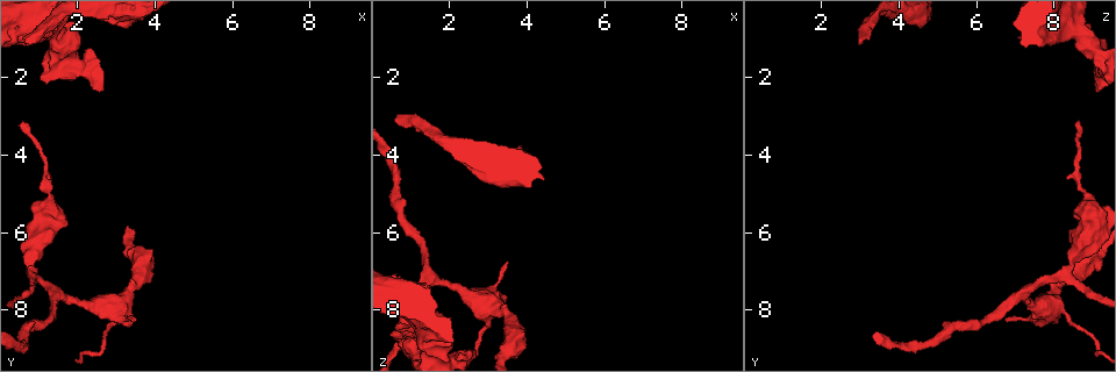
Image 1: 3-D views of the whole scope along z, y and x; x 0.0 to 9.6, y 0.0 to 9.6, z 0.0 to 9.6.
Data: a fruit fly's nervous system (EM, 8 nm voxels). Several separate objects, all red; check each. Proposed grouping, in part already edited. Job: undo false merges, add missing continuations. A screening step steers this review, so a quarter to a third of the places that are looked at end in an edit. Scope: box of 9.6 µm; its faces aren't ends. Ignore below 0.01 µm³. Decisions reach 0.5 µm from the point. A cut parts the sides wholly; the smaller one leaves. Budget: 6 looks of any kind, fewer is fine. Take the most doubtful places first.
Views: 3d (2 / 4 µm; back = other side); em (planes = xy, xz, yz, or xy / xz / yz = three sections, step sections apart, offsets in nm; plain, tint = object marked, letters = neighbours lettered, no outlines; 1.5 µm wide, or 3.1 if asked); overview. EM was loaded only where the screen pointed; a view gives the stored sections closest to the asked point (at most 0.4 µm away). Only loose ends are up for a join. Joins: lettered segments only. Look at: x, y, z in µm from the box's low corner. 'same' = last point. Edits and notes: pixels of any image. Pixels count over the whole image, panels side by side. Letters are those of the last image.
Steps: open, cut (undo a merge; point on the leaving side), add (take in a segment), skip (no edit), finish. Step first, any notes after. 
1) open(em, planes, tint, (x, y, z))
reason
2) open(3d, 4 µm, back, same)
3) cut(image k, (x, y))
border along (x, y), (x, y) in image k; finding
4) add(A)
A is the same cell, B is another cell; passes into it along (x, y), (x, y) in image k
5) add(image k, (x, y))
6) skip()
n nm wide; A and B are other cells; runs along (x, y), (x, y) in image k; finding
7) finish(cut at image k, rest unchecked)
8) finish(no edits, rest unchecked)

open(3d, 4 µm, (0.65, 1.10, 2.95))
an open end

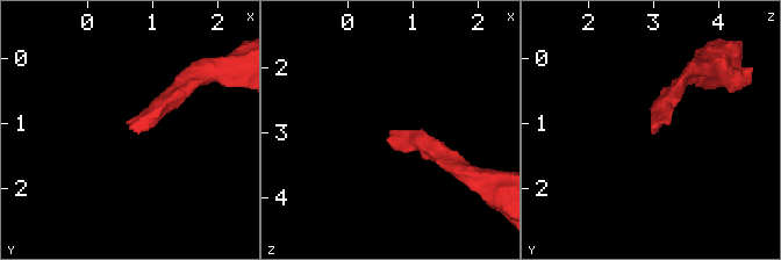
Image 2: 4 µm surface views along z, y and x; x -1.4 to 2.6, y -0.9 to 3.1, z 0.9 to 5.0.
open(em, planes, letters, (0.65, 1.10, 2.95))
need the tissue

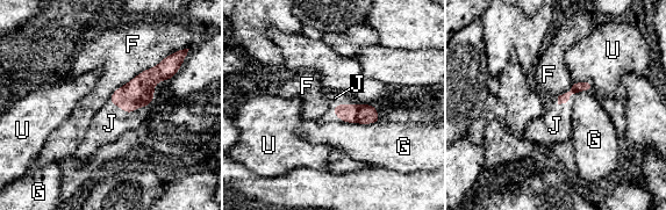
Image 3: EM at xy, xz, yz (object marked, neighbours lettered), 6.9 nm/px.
add(J)
J is the same cell, F, G and U are other cells; the cell continues

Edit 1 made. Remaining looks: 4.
open(overview)

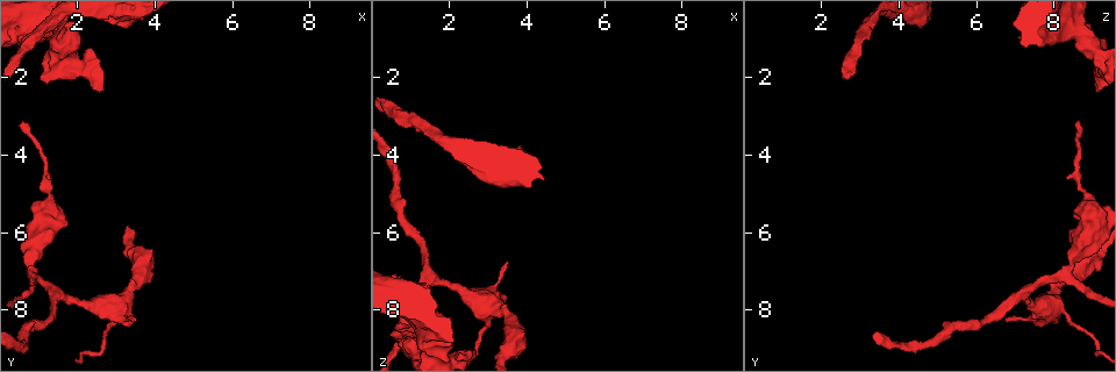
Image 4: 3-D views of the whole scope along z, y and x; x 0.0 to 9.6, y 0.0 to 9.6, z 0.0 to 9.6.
open(em, xy, step 4, tint, (3.50, 6.55, 9.05))
thick turns thin

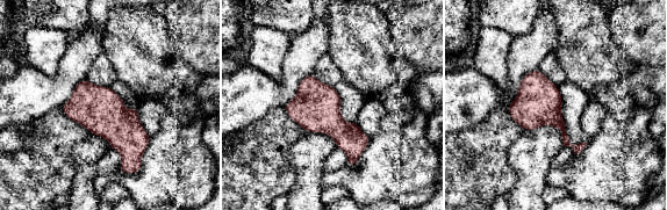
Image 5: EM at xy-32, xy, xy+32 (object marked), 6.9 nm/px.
open(em, planes, letters, same)

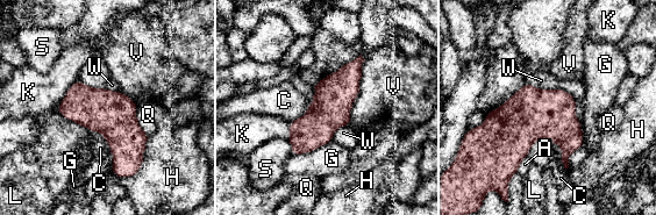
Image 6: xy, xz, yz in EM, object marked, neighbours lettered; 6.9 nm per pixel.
skip()
A, C, G, H, K, L, Q, S, V and W are other cells; continuous, no second cell

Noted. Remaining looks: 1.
finish(add at image 3, rest unchecked)

